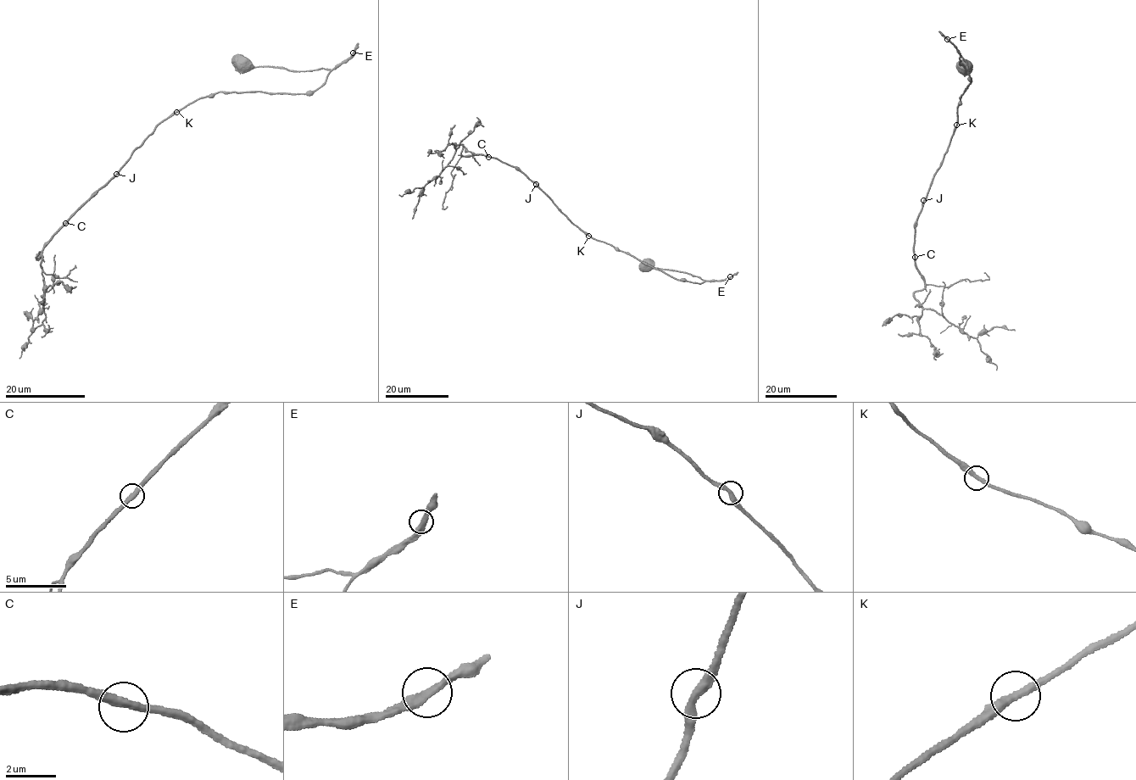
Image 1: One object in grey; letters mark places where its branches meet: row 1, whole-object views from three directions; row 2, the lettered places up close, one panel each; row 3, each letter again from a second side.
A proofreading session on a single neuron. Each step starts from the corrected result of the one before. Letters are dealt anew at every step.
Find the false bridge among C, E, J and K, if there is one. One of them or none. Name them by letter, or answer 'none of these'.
none of these

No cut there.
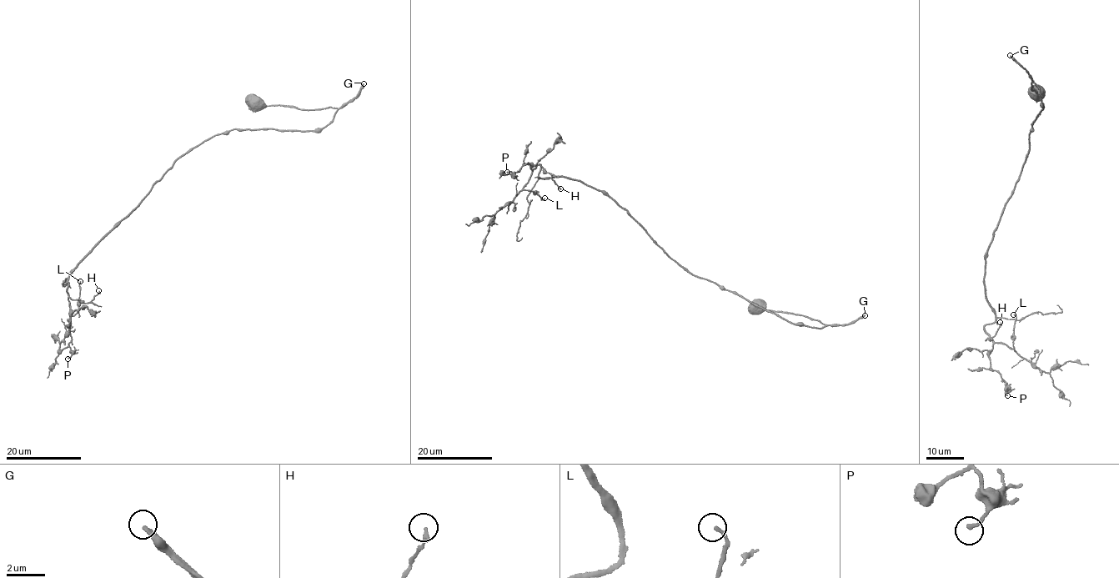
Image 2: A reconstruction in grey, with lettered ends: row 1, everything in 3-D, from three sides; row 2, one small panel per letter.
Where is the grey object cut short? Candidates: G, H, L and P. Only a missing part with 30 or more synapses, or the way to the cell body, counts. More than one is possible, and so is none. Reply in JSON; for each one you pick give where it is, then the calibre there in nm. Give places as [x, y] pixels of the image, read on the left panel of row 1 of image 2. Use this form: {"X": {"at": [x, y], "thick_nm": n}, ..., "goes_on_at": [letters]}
{"G": {"at": [363, 83], "thick_nm": 320}, "goes_on_at": ["G"]}

